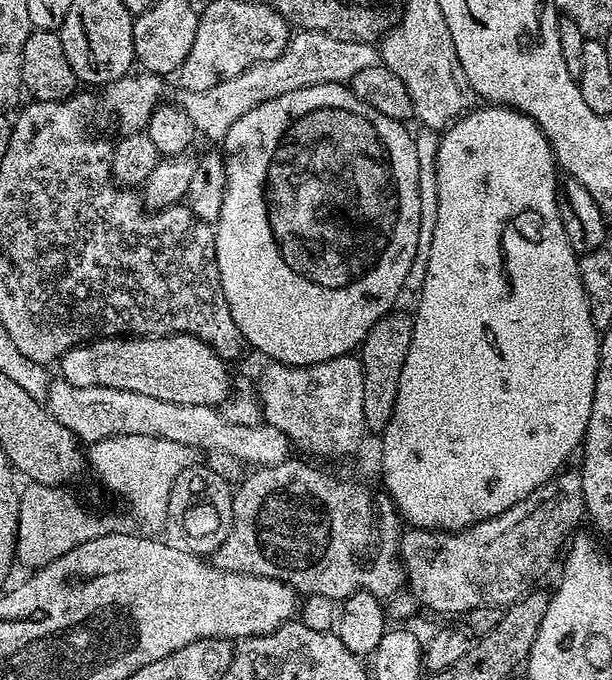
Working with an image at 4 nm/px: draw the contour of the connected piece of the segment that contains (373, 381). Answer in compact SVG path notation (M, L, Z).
M400 310L383 316L366 334L364 343L358 349L358 359L364 367L364 389L366 390L366 426L368 432L383 433L384 427L392 423L394 402L400 391L398 384L402 378L402 366L406 366L406 354L410 350L412 337L411 315L403 316Z

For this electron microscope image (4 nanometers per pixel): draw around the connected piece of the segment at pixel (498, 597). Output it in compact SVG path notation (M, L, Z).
M564 470L559 473L555 478L548 481L538 490L534 490L534 494L530 494L522 502L518 502L514 506L510 506L510 510L506 510L502 514L498 514L489 520L478 522L474 526L464 528L461 532L437 532L431 528L414 528L409 527L407 531L401 535L400 550L401 553L408 554L412 552L412 568L410 564L410 588L412 584L412 596L424 608L429 608L432 612L472 612L475 608L496 608L495 610L503 610L509 604L515 604L521 596L533 591L537 587L536 584L548 571L552 568L552 563L557 560L561 555L562 549L565 547L564 539L571 537L577 531L580 516L585 515L584 500L583 500L583 486L580 481L579 471Z

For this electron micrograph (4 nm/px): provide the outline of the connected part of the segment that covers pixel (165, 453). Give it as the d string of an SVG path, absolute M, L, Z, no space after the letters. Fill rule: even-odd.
M111 436L105 440L97 440L87 449L86 460L96 471L96 476L112 492L117 492L122 499L128 503L129 512L125 516L99 516L88 508L83 508L64 486L53 486L51 484L29 483L24 490L24 496L20 499L20 517L18 518L18 534L16 535L16 560L24 563L28 570L45 568L50 562L62 558L74 546L82 542L90 542L90 538L105 536L111 532L130 532L138 536L150 536L153 538L161 535L164 523L169 523L168 499L170 490L182 474L182 470L199 465L202 457L201 449L182 446L182 442L170 442L160 440L157 436Z

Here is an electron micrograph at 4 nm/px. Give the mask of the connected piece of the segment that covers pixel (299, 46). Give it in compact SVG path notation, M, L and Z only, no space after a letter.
M300 30L289 39L286 50L278 58L255 64L240 76L218 82L218 86L210 86L210 90L181 91L178 104L188 113L197 133L203 139L205 136L208 140L220 142L230 130L230 126L234 126L234 122L238 122L242 114L254 110L254 106L270 102L270 98L290 94L290 90L302 90L306 86L319 84L350 82L354 74L358 74L358 70L366 70L366 66L374 66L377 62L378 48L375 43L360 44L357 40L339 40L338 37L325 32Z

